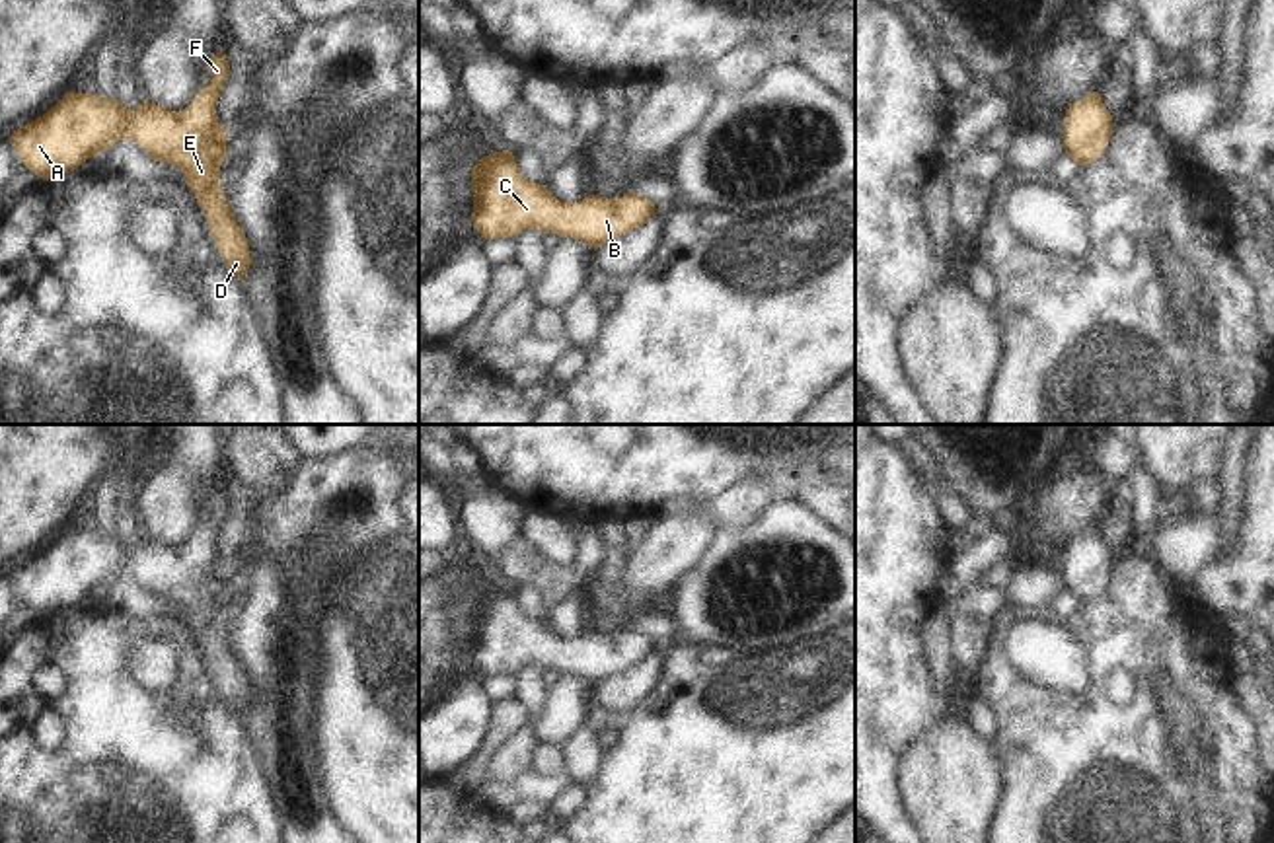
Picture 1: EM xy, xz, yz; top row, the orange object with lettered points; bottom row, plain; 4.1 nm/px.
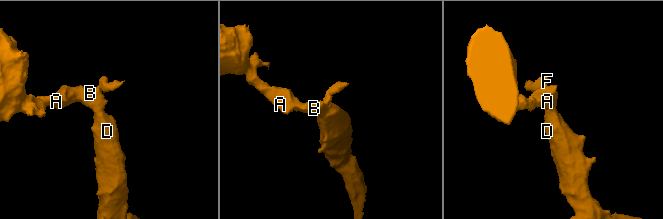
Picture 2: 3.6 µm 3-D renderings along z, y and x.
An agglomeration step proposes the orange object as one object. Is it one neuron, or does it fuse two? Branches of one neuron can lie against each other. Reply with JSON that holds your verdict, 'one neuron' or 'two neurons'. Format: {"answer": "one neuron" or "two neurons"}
{"answer": "one neuron"}

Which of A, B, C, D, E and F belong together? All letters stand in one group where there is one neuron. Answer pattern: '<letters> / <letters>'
A B C D E F

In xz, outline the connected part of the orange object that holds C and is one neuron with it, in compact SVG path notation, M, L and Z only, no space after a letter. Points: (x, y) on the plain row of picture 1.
M508 586L489 590L473 602L471 625L471 658L487 678L514 676L524 666L536 666L581 676L588 685L598 685L656 650L655 641L637 629L563 639L545 621L528 617Z

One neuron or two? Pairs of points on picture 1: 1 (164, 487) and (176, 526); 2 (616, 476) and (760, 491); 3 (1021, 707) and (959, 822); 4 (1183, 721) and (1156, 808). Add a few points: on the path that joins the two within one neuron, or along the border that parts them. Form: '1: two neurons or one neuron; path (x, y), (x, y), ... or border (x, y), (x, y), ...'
1: one neuron; path (170, 497), (172, 516)
2: two neurons; border (774, 495), (762, 479), (745, 477), (706, 503)
3: two neurons; border (992, 744), (1002, 771), (1002, 799)
4: two neurons; border (1181, 709), (1175, 715), (1175, 729), (1187, 738)

